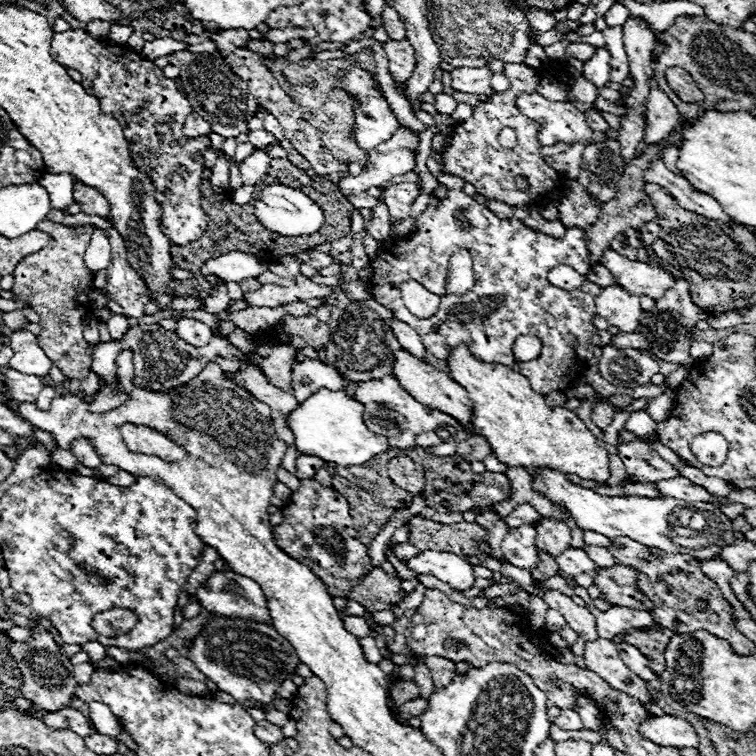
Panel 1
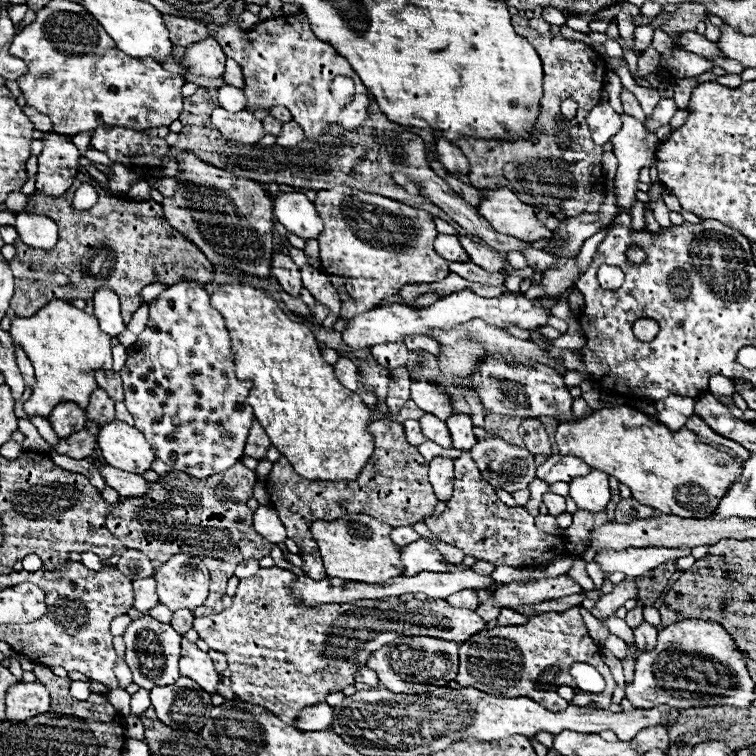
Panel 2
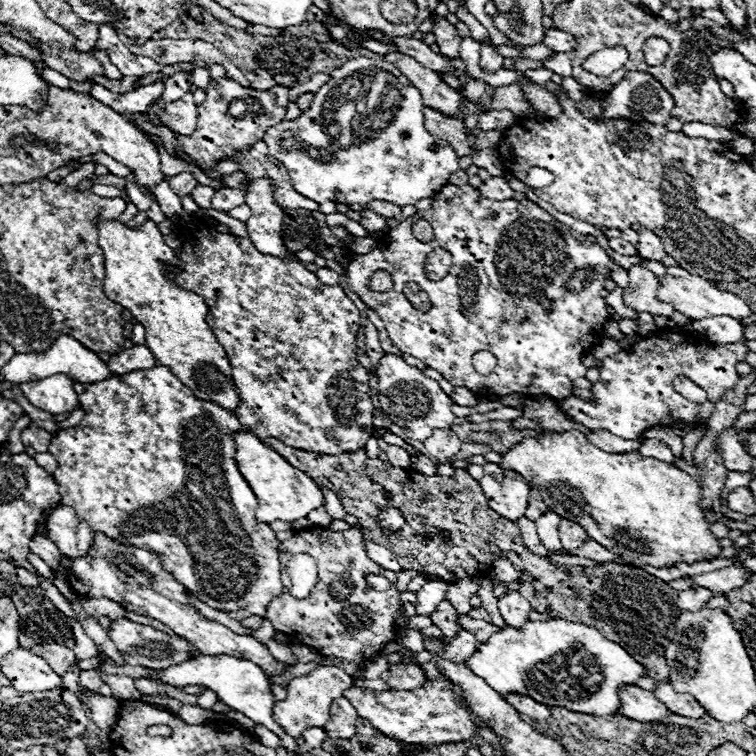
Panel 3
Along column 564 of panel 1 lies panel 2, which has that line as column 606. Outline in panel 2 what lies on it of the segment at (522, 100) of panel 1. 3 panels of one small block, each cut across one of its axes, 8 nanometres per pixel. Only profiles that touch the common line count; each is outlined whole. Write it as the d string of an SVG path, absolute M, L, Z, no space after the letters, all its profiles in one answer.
M600 102L596 108L592 108L592 112L588 114L586 120L588 120L588 126L590 126L592 140L598 146L604 146L622 128L620 114L616 114L608 102Z

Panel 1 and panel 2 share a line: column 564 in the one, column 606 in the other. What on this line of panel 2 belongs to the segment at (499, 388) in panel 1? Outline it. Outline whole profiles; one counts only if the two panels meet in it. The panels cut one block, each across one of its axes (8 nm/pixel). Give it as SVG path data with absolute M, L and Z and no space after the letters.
M628 406L602 408L590 418L580 418L574 424L560 424L556 430L556 444L560 454L582 458L590 468L606 472L626 484L632 498L640 504L682 518L710 518L720 498L726 496L742 474L740 462L700 442L692 430L682 428L670 432L658 420Z

